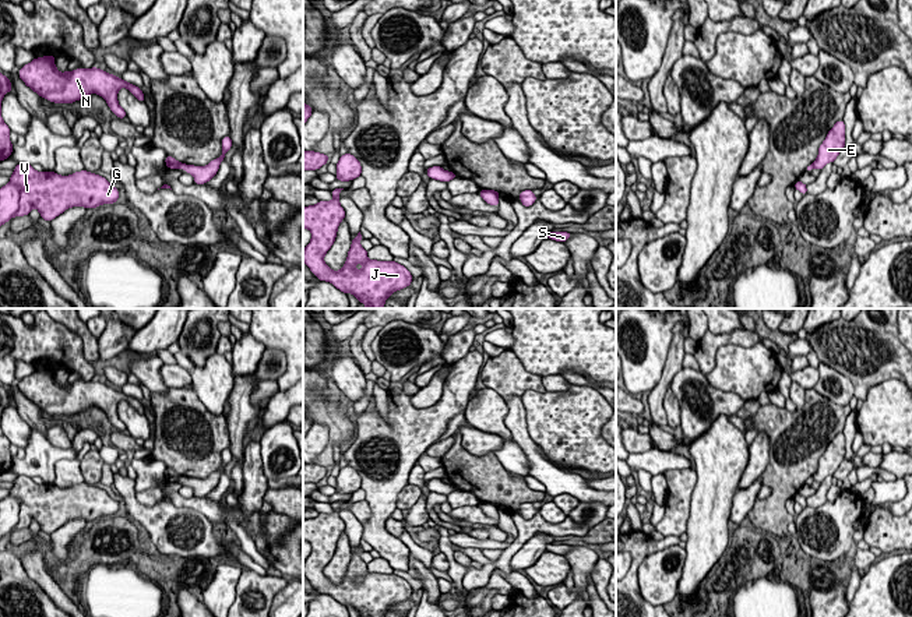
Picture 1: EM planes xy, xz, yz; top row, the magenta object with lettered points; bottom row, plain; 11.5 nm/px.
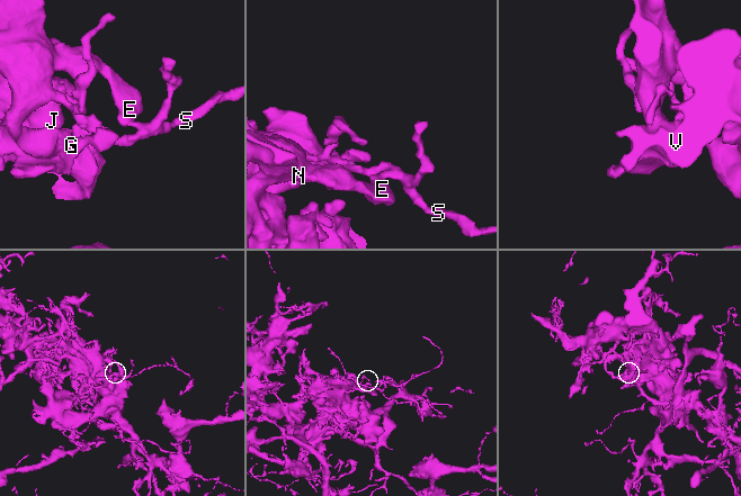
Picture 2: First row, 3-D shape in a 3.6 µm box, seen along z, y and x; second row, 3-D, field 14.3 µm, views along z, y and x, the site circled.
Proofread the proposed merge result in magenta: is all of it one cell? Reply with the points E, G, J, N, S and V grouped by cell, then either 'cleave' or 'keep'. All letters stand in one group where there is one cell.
groups E G J N V / S; cleave

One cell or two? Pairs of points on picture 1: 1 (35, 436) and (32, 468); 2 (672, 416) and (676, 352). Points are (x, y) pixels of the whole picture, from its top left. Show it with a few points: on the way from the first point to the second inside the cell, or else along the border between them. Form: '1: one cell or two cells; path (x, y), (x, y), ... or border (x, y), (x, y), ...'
1: one cell; path (35, 444), (34, 459)
2: two cells; border (668, 387), (664, 395), (664, 411), (668, 423)

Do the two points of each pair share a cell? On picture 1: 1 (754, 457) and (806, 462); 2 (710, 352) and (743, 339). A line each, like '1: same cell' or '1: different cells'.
1: different cells
2: same cell

